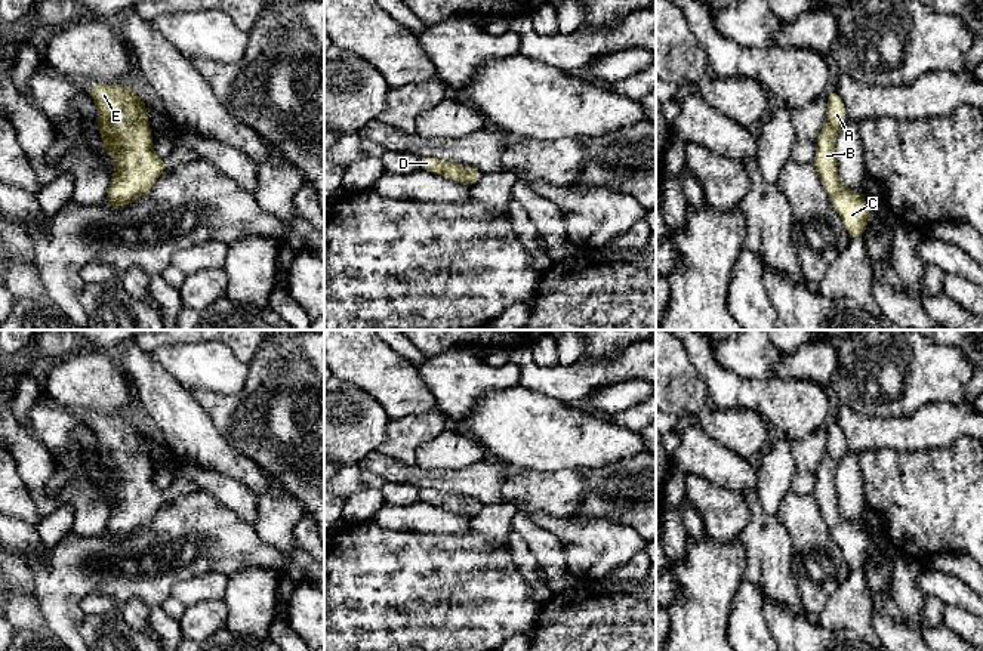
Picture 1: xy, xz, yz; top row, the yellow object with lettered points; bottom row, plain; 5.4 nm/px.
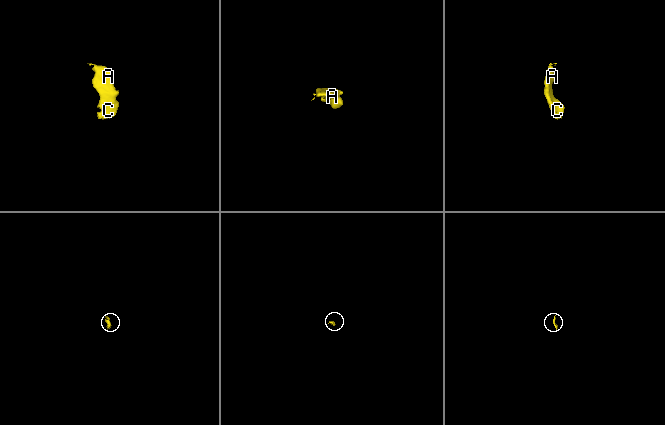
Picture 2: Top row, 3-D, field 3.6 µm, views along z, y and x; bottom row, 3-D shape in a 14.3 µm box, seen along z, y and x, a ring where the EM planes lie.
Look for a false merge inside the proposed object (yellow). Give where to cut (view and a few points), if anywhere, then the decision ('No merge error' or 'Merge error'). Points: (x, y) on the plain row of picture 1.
No split. No merge error

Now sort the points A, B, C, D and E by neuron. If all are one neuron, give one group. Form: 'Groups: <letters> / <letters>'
Groups: A B C D E

